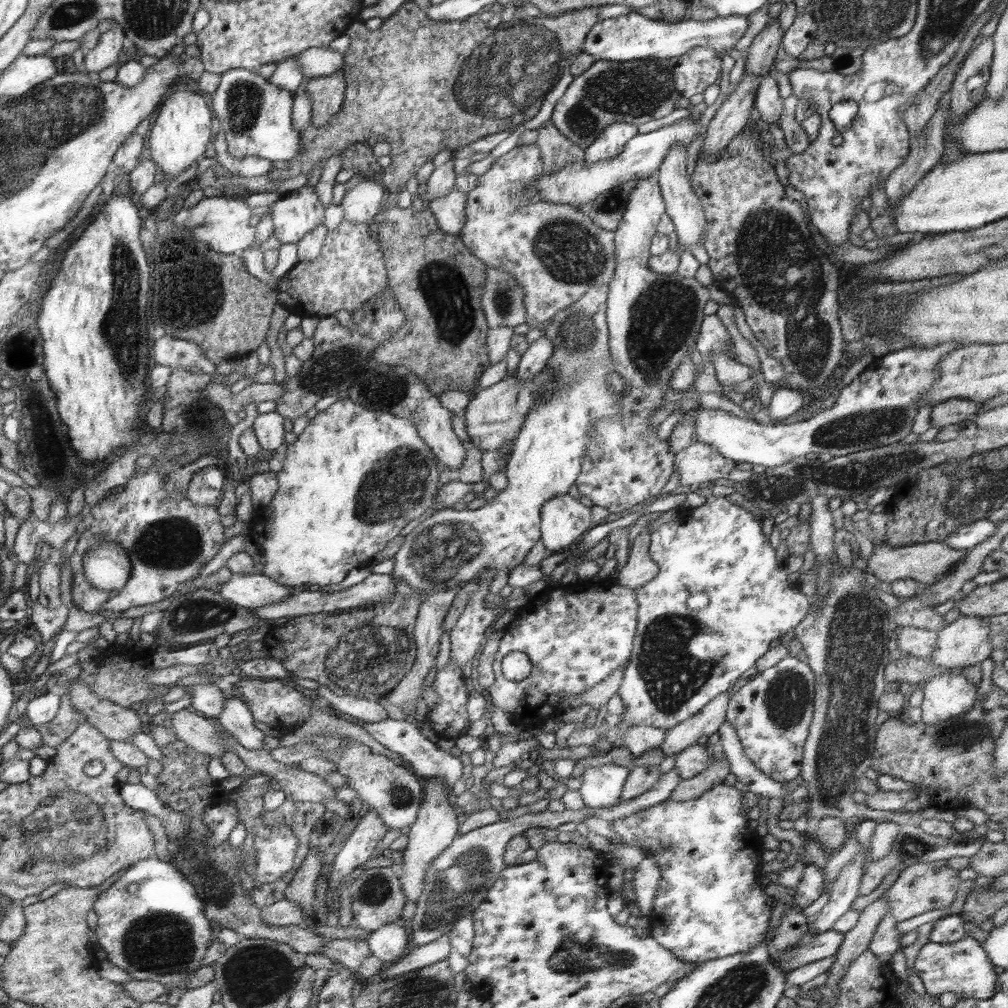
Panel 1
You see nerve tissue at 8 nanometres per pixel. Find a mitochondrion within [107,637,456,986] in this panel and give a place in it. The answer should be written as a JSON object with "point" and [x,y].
{"point":[161,943]}

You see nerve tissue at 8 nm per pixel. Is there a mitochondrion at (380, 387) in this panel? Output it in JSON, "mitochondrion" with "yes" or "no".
{"mitochondrion":"yes"}

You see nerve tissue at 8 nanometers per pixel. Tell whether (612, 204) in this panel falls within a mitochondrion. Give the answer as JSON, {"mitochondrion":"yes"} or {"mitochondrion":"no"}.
{"mitochondrion":"yes"}

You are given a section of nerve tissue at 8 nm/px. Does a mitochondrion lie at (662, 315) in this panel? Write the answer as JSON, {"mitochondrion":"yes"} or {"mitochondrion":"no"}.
{"mitochondrion":"yes"}

